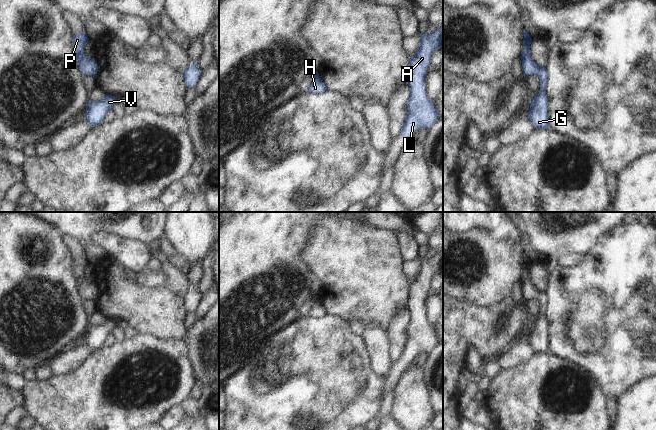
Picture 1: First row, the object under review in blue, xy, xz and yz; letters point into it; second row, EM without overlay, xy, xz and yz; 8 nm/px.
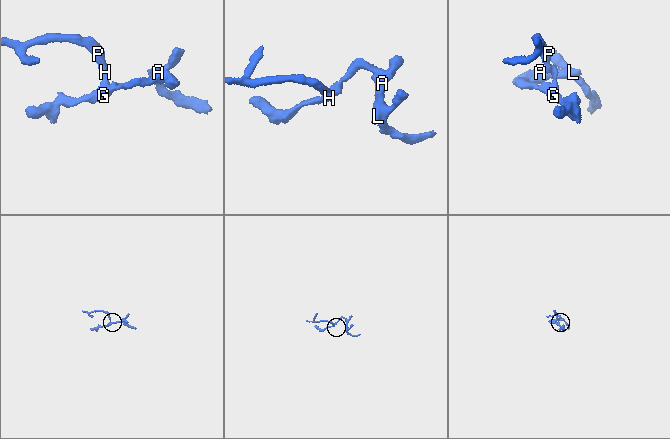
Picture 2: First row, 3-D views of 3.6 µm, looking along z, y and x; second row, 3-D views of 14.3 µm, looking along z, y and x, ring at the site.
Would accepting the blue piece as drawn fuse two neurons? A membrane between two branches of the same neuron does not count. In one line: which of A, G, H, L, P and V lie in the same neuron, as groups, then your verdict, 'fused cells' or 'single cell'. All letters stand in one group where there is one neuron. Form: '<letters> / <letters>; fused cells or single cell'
A G H L P V; single cell

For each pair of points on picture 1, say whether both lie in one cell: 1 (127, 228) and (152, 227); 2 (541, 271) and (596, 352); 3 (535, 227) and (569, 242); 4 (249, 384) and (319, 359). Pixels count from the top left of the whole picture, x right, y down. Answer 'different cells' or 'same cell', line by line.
1: same cell
2: different cells
3: same cell
4: same cell

